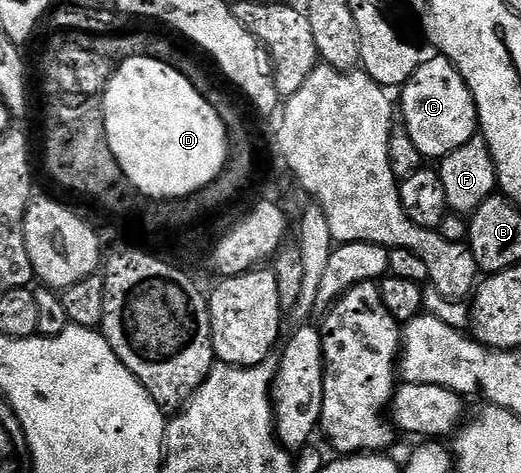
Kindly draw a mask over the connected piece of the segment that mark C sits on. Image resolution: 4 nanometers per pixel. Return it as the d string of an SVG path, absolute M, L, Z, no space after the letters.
M434 53L431 56L419 62L416 73L412 73L400 88L400 119L416 149L420 149L423 160L441 161L452 149L460 149L460 145L476 138L480 128L476 101L456 65L443 55Z

